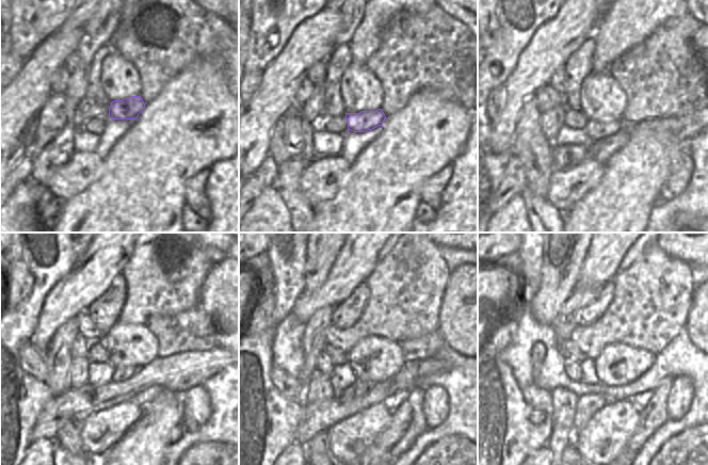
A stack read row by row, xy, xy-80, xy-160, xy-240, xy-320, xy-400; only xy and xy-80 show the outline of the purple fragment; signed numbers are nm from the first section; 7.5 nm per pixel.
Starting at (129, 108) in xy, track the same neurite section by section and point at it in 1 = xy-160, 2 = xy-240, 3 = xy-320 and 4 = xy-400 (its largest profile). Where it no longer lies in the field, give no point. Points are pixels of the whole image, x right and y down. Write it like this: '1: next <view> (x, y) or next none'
1: next xy-160 (596, 129)
2: next xy-240 (121, 373)
3: next xy-320 (359, 388)
4: next xy-400 (586, 405)

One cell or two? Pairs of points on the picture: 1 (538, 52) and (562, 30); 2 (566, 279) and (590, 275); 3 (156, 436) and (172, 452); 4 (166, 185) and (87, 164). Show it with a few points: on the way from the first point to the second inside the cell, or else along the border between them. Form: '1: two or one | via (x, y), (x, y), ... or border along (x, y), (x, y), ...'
1: one | via (544, 48), (557, 35)
2: two | border along (585, 253), (577, 285)
3: two | border along (170, 443), (163, 453)
4: two | border along (105, 158), (105, 171), (87, 188)

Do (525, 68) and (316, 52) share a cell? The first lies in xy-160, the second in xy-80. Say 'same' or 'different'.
same

